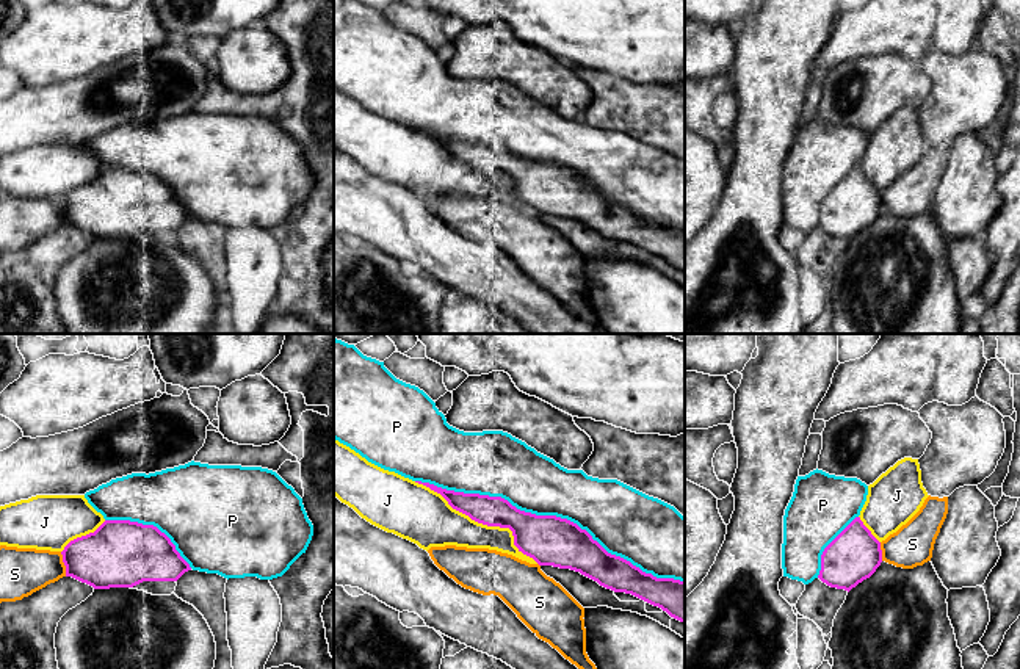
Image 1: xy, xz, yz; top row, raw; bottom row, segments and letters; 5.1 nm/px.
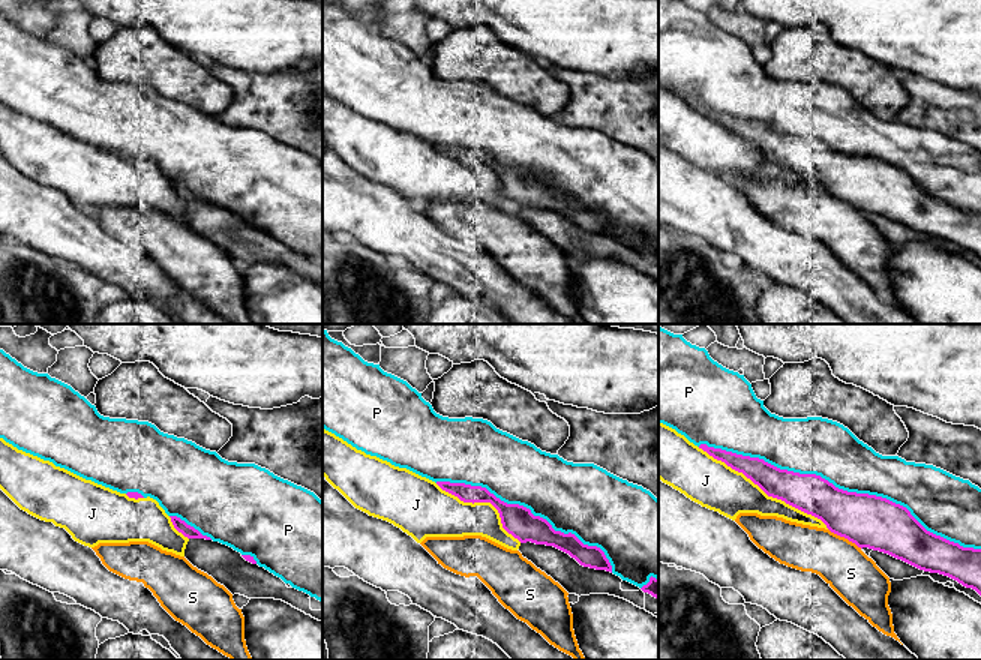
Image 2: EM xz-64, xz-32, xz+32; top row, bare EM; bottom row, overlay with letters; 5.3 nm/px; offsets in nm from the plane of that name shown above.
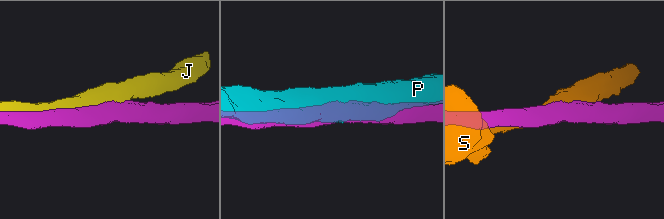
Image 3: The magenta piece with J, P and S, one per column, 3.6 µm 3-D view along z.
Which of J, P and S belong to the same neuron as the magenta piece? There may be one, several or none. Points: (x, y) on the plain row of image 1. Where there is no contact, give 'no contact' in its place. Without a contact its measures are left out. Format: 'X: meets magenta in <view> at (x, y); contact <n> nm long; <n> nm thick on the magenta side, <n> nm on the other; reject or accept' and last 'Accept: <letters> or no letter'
J: meets magenta in xz at (481, 171); contact 750 nm long; 170 nm thick on the magenta side, 240 nm on the other; reject
P: meets magenta in xz at (550, 165); contact 1450 nm long; 260 nm thick on the magenta side, 300 nm on the other; accept
S: meets magenta in xy at (65, 213); contact 130 nm long; 320 nm thick on the magenta side, 240 nm on the other; reject
Accept: P

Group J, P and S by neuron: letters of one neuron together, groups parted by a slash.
J / P / S

